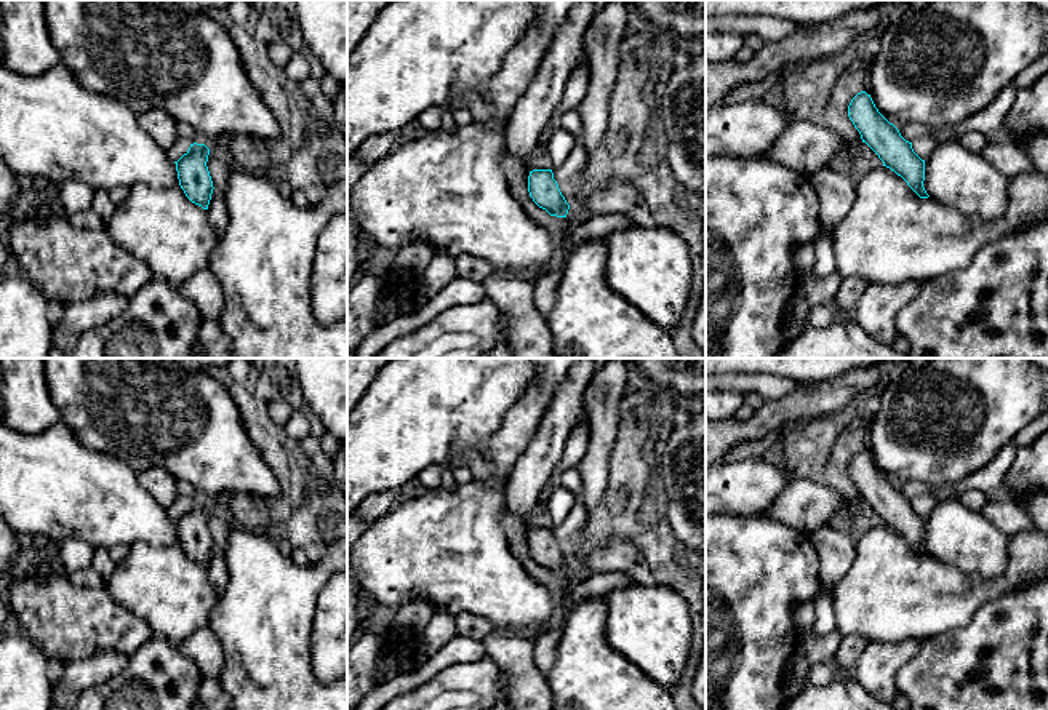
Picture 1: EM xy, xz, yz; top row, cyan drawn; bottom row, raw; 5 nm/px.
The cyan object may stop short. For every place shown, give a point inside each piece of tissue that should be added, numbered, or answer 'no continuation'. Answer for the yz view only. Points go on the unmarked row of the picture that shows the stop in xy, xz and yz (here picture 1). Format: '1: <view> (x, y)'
no continuation

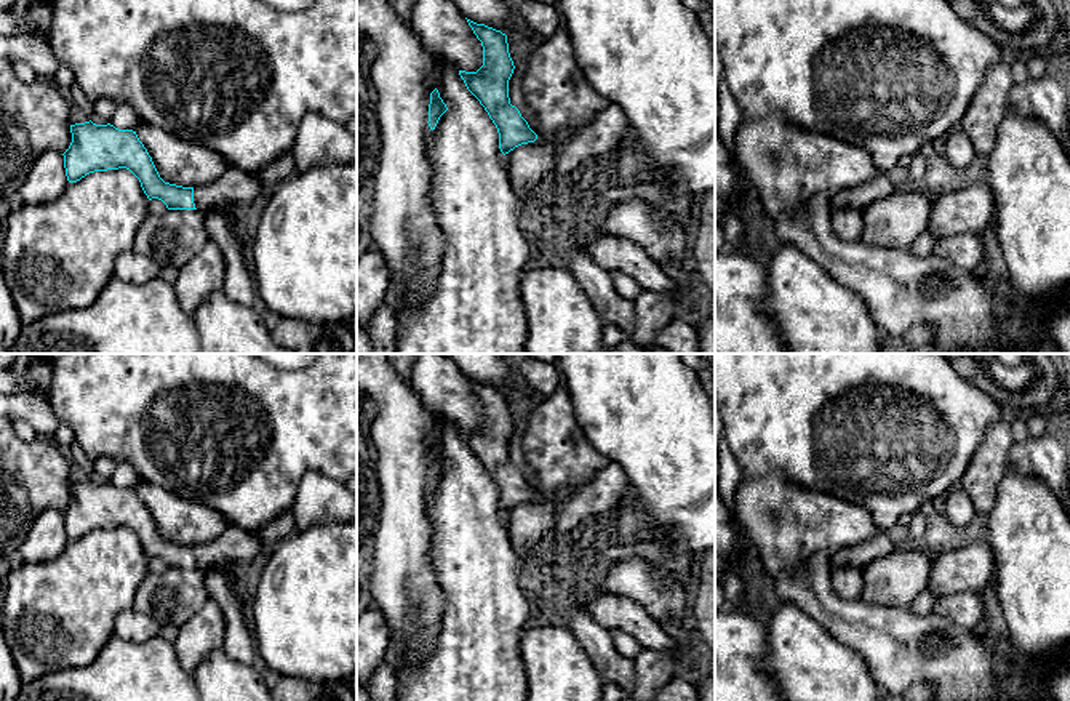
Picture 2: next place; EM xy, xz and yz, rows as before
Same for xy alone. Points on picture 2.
1: xy (234, 544)

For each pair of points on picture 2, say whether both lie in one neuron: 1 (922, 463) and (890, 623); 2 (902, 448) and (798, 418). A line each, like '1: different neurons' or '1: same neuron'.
1: different neurons
2: same neuron

